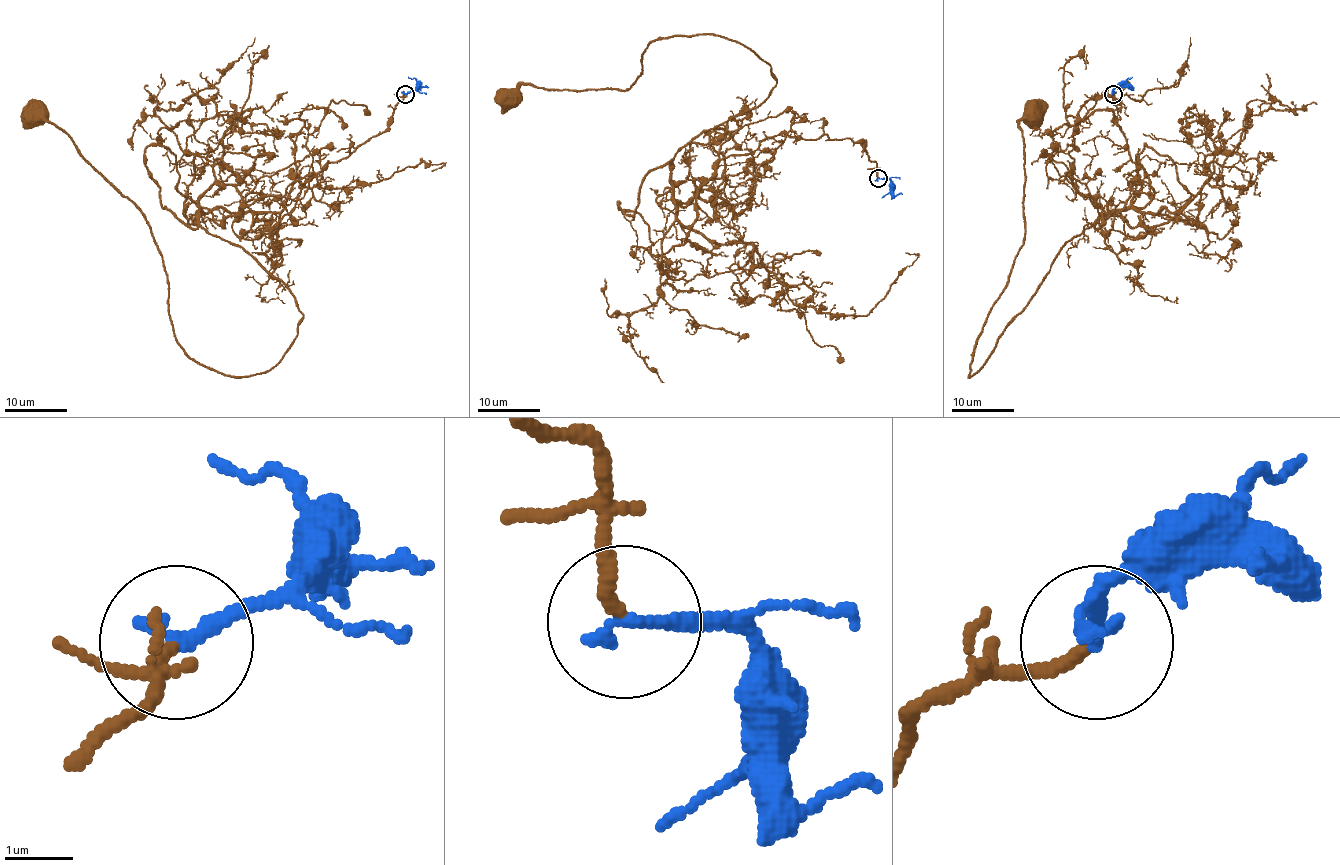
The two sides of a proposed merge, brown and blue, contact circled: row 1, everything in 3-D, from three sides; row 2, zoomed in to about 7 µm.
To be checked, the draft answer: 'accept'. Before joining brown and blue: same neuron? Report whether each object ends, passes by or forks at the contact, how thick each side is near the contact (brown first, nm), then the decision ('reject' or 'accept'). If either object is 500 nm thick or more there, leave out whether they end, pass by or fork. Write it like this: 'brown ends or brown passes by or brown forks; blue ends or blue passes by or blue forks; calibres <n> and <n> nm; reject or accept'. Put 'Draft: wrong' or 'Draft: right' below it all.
brown ends; blue ends; calibres 200 and 240 nm; accept
Draft: right

